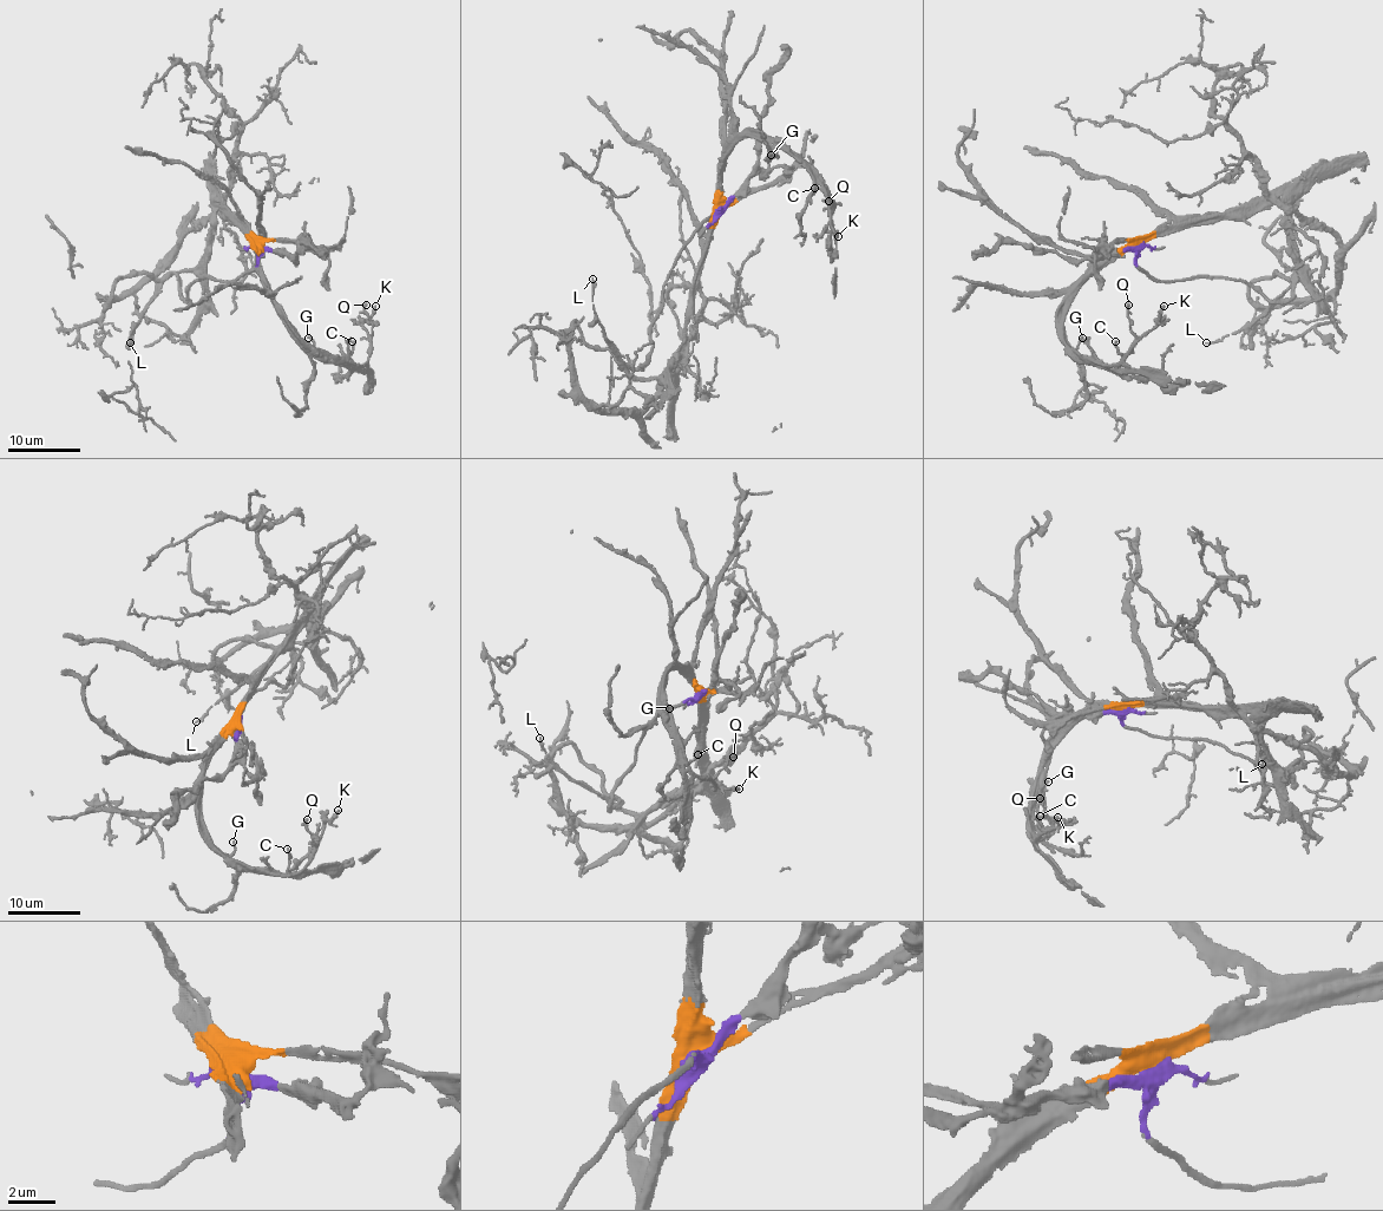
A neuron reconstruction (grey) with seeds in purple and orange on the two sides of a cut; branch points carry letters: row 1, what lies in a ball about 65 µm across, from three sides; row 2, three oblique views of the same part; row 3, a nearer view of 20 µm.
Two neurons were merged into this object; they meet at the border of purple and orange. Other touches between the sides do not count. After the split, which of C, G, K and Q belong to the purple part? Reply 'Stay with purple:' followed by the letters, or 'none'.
Stay with purple: none

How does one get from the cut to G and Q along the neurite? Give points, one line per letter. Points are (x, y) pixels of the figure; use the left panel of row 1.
G: (256, 243), (256, 270), (281, 320), (309, 349), (313, 342), (307, 336)
Q: (256, 243), (256, 270), (281, 319), (301, 339), (343, 362), (364, 364), (369, 355), (373, 323), (366, 303)

